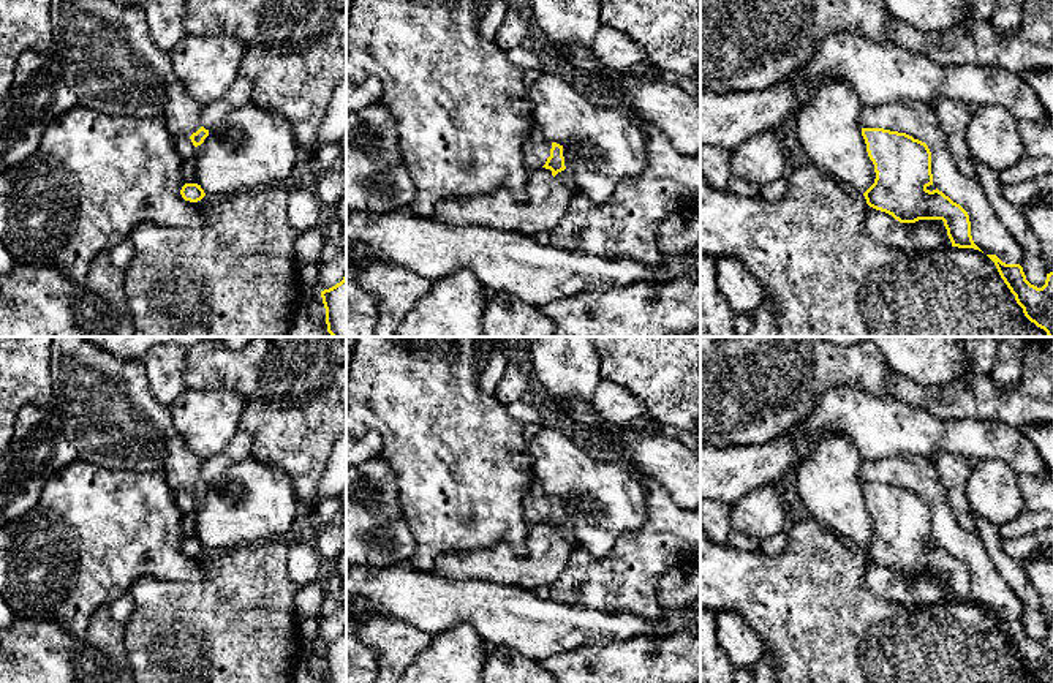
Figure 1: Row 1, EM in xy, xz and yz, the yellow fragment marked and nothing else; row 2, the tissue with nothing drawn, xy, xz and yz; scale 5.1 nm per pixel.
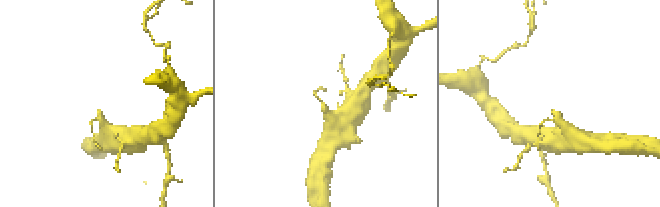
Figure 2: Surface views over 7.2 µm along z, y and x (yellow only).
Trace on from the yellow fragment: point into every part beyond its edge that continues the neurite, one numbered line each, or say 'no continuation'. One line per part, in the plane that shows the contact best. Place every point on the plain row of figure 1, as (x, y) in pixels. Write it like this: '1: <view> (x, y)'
1: xz (536, 508)

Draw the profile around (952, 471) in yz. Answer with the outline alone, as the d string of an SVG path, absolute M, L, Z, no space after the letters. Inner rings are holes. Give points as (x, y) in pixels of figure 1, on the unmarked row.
M936 452L928 460L933 463L938 482L945 490L958 525L964 531L977 534L976 522L969 512L969 503L964 498L964 484L979 460L949 452Z

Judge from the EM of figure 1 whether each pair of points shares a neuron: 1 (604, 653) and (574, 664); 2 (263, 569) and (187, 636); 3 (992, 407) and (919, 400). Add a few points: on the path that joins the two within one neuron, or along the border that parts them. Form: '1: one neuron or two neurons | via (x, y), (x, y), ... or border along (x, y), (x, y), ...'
1: one neuron | via (596, 660), (588, 660), (582, 664)
2: one neuron | via (244, 588), (206, 626)
3: one neuron | via (974, 400), (936, 400)

